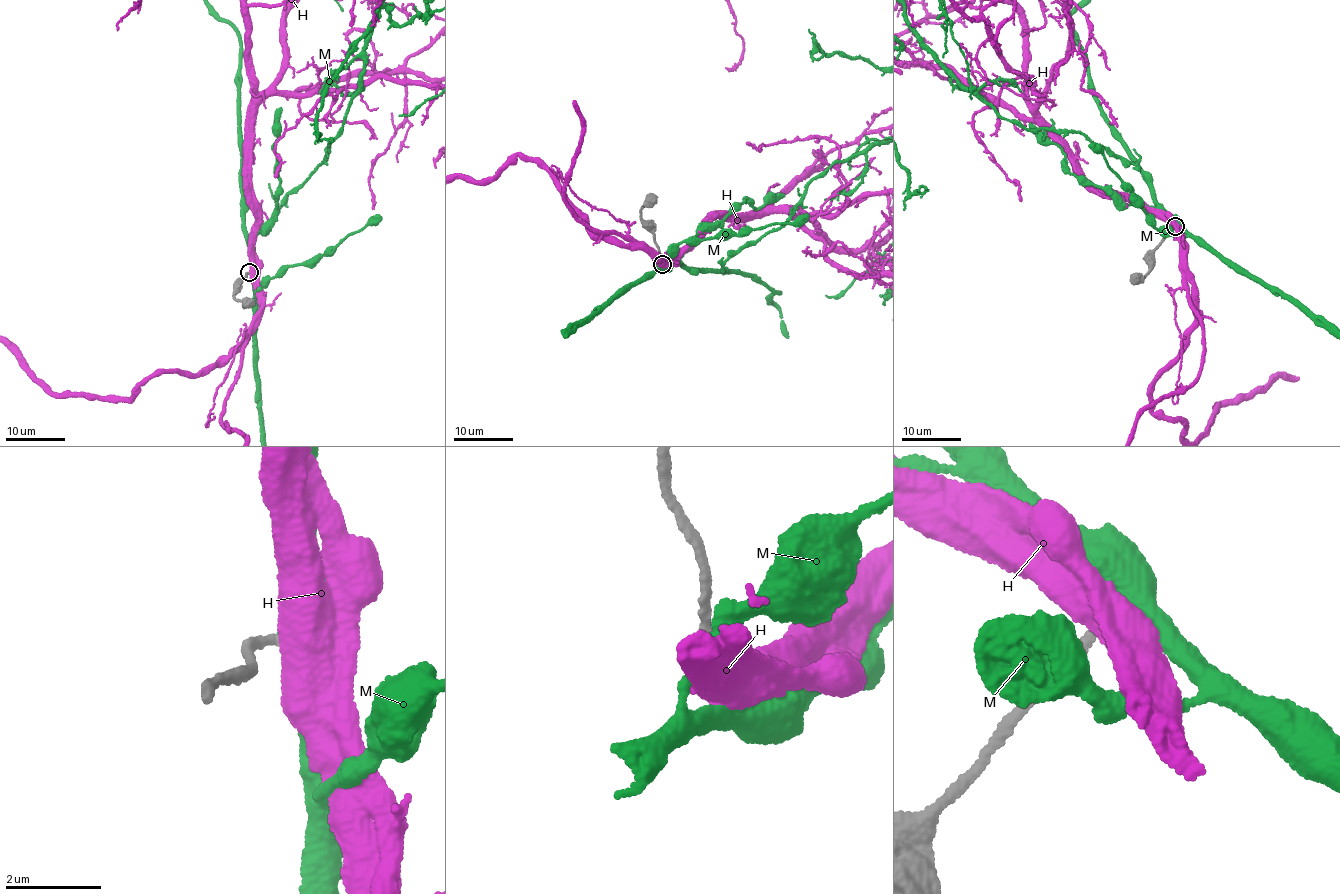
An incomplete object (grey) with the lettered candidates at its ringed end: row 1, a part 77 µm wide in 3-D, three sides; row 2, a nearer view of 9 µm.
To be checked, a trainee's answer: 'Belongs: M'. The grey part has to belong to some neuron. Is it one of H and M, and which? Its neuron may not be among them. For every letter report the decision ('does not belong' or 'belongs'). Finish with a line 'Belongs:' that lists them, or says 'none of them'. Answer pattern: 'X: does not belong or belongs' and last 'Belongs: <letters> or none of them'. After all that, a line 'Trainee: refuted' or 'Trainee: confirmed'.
H: does not belong
M: belongs
Belongs: M
Trainee: confirmed

